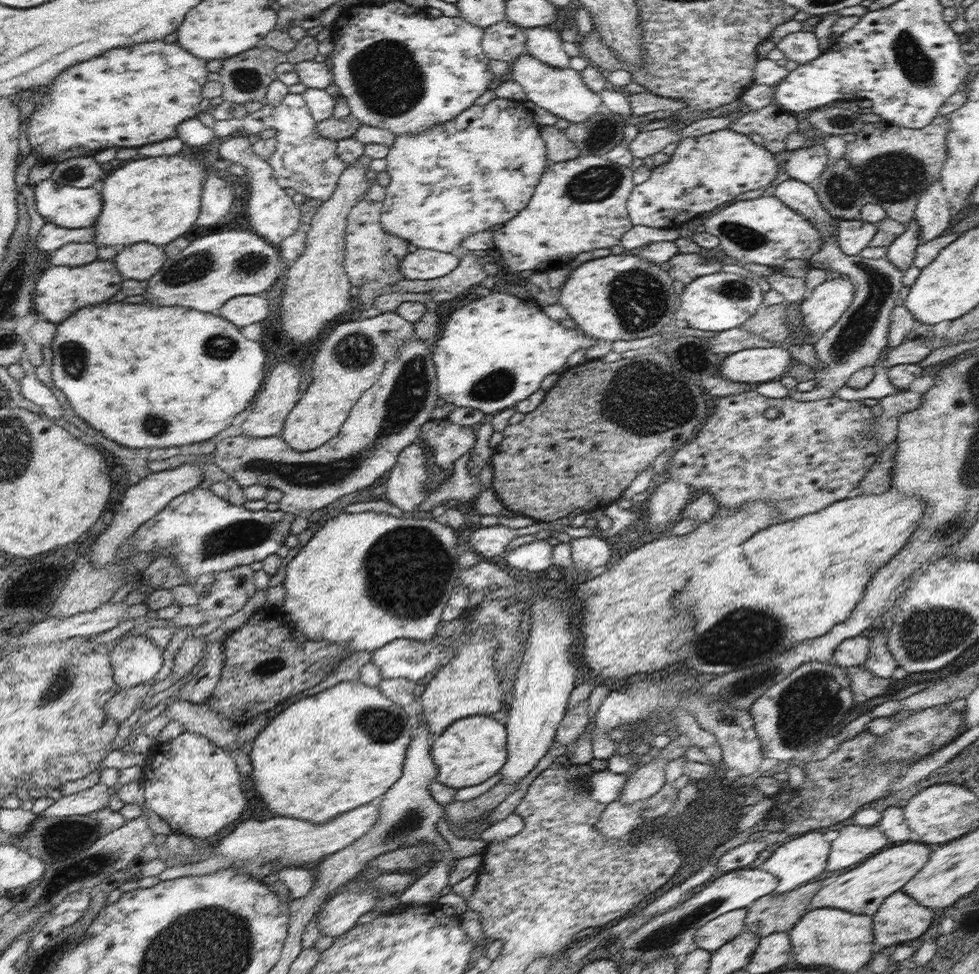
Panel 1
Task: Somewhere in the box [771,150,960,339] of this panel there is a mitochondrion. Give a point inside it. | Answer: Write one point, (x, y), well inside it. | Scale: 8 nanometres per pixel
(839, 191)

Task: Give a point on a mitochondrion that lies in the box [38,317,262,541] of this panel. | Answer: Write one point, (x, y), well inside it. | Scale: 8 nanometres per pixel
(75, 362)

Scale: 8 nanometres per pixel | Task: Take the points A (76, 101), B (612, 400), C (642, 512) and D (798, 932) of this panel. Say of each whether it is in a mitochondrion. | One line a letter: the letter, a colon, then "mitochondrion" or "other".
A: other
B: mitochondrion
C: other
D: other

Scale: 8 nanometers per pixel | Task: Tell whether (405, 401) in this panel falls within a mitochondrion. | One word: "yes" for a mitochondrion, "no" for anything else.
yes

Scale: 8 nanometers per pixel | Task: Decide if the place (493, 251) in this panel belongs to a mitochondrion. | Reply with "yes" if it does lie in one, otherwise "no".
no

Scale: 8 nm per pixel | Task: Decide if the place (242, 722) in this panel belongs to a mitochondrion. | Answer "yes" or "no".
no

